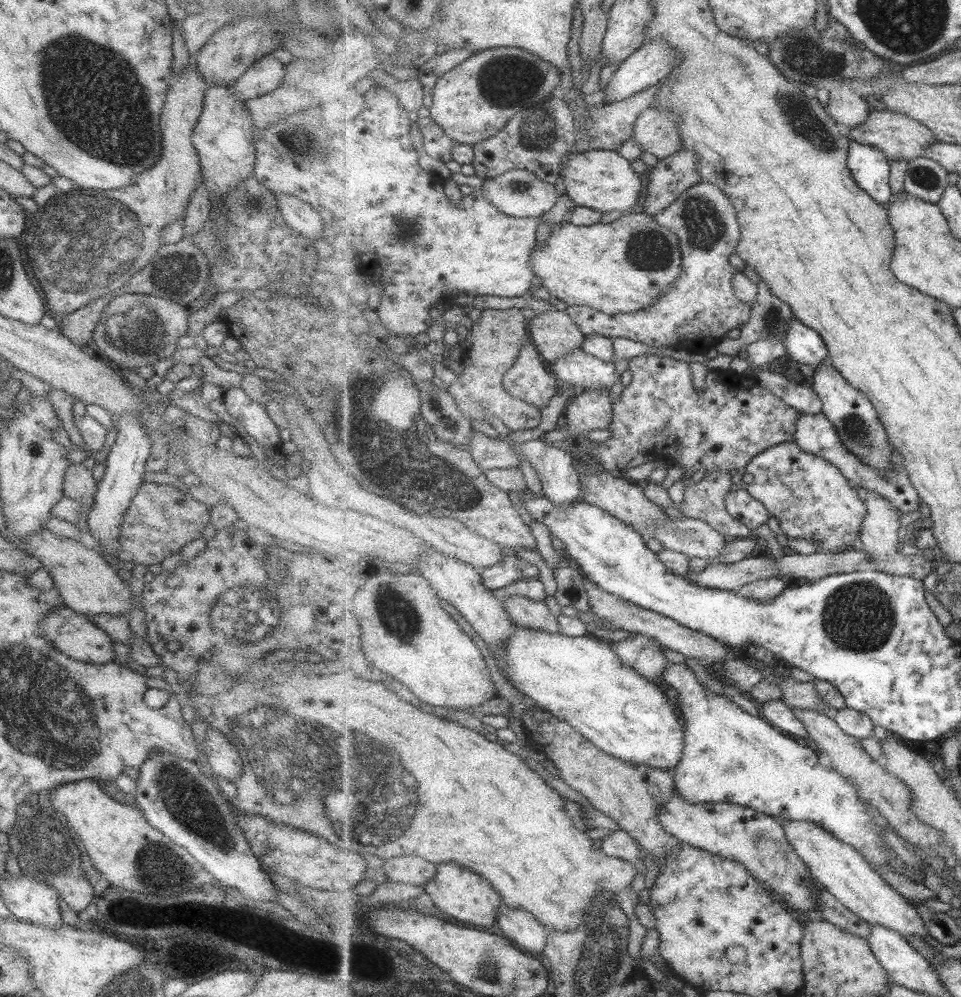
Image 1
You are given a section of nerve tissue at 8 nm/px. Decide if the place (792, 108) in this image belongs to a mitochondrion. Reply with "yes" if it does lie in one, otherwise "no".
yes

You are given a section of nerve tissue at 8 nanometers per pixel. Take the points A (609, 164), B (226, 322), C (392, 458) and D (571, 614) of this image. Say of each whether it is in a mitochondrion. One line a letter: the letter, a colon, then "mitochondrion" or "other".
A: other
B: other
C: mitochondrion
D: other

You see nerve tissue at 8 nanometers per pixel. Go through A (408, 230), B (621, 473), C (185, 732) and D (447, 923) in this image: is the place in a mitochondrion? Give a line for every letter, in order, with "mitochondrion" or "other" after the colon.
A: mitochondrion
B: other
C: other
D: other

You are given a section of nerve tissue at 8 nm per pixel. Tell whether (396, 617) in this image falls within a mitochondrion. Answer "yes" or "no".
yes

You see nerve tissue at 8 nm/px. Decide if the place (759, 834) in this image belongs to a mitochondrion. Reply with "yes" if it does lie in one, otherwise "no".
yes

